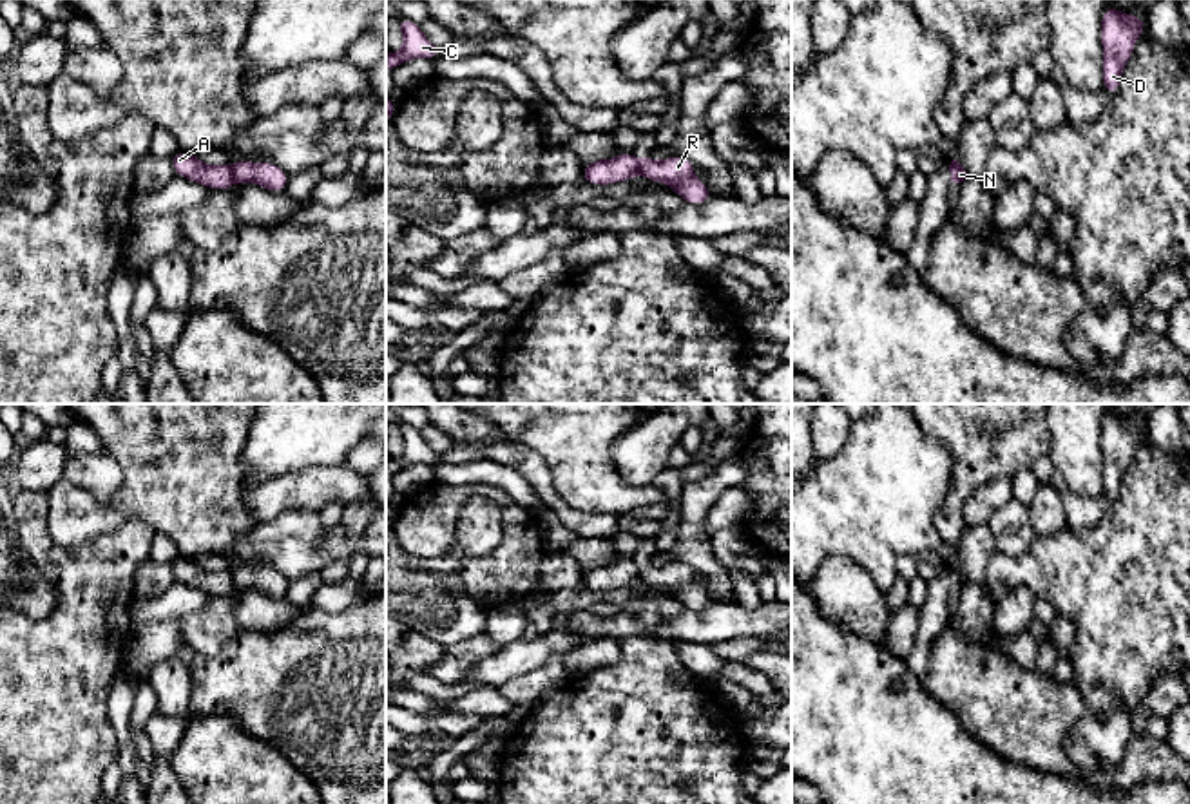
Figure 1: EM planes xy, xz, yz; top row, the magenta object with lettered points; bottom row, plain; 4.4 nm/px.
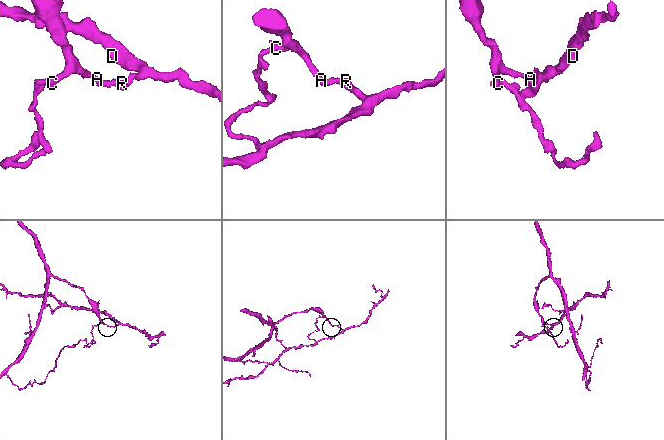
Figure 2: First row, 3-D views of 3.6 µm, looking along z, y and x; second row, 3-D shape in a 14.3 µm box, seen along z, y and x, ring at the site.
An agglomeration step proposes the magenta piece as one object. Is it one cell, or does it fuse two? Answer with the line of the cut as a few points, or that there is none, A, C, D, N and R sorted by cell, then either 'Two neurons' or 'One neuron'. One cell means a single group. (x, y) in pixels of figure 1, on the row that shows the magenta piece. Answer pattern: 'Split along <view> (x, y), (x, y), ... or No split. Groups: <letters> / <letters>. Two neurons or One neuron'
Split along xy (230, 167), (234, 181). Groups: A C / D N R. Two neurons

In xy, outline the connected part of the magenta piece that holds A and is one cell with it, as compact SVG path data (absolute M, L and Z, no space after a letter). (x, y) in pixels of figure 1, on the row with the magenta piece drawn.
M176 152L170 158L176 176L201 183L212 190L228 190L234 185L230 165L205 165L196 154Z

